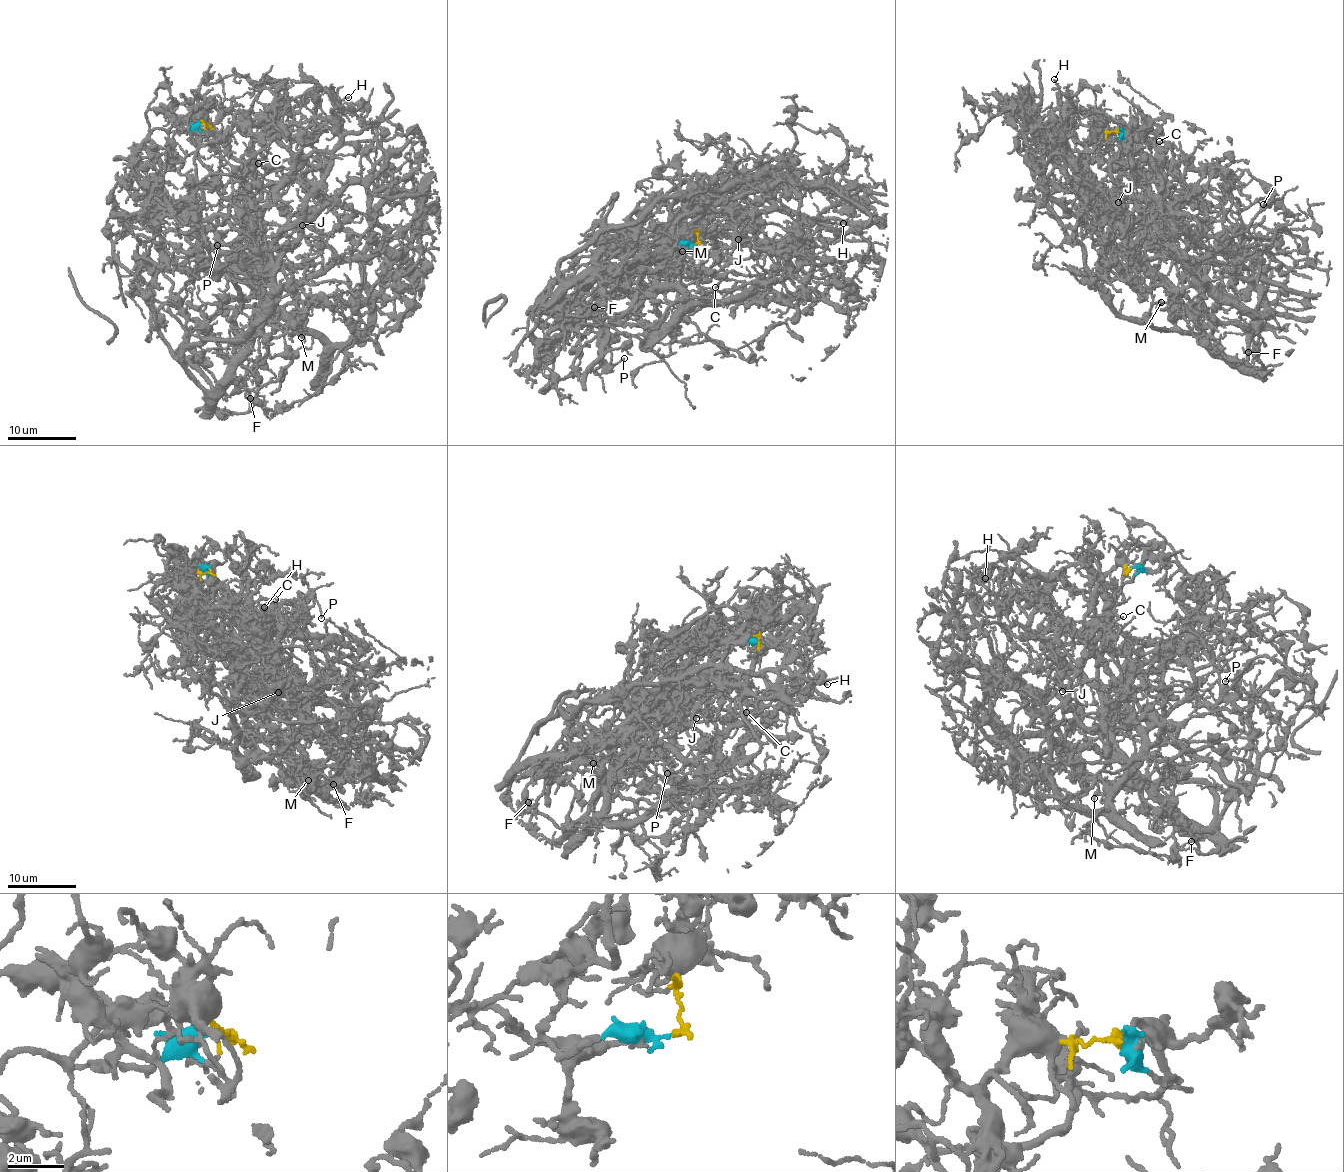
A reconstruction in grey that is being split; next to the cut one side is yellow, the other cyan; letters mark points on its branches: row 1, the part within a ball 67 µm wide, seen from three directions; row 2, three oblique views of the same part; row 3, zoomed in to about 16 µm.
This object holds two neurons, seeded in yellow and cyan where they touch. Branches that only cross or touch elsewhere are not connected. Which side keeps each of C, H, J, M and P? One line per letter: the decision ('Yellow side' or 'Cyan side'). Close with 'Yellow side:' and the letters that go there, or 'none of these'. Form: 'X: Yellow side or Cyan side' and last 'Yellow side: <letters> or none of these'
C: Yellow side
H: Cyan side
J: Yellow side
M: Yellow side
P: Yellow side
Yellow side: C, J, M, P

